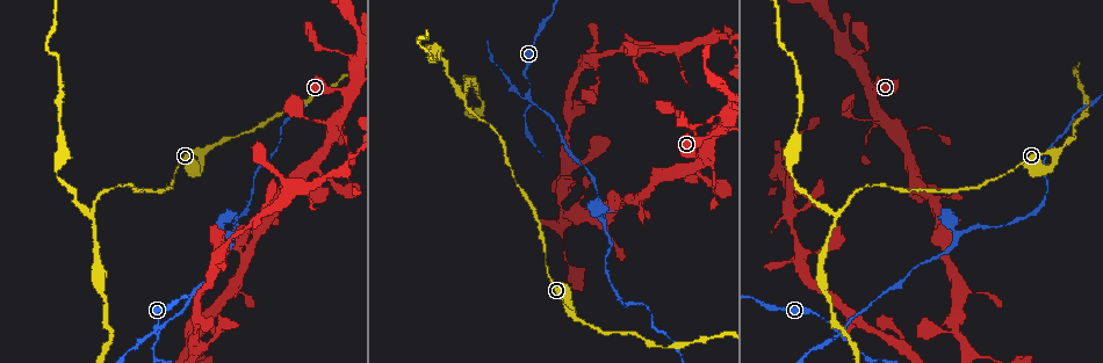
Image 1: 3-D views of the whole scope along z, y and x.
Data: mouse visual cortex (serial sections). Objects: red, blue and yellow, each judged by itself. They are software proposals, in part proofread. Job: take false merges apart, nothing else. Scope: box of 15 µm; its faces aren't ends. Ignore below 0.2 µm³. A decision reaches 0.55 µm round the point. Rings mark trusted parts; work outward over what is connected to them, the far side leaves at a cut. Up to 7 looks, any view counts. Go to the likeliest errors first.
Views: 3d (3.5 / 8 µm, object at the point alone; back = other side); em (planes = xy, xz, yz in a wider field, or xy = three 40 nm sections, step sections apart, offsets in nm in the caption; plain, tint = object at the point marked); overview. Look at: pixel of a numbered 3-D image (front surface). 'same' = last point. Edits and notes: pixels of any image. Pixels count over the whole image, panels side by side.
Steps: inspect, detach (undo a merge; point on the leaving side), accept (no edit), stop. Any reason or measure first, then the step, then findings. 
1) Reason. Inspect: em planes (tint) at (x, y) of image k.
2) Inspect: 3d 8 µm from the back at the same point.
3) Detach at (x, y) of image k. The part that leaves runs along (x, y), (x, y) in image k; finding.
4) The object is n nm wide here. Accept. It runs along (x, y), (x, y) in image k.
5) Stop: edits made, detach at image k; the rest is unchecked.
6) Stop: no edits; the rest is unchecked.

Abrupt turn. Inspect: 3d 3.5 µm at (157, 330) of image 1.

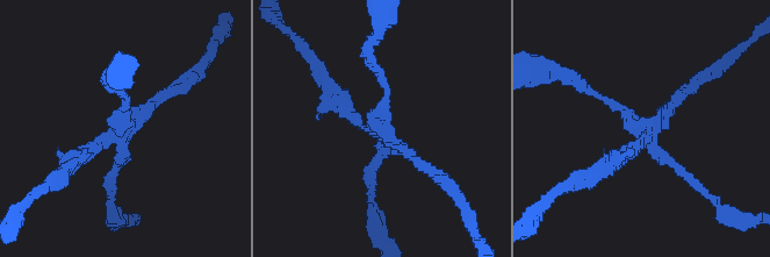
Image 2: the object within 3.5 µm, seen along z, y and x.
Need the tissue. Inspect: em xy step 5 (tint) at (384, 126) of image 2.

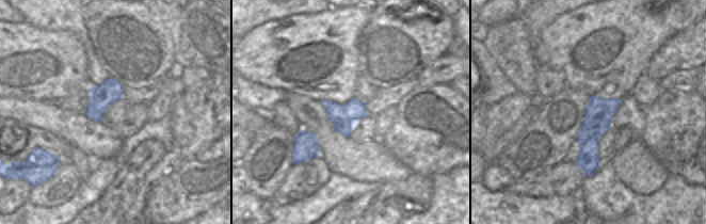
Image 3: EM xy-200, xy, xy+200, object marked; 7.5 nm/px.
Detach at (411, 155) of image 2. A second cell is stuck on.

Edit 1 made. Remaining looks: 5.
Three-way junction. Inspect: 3d 3.5 µm at (838, 212) of image 1.

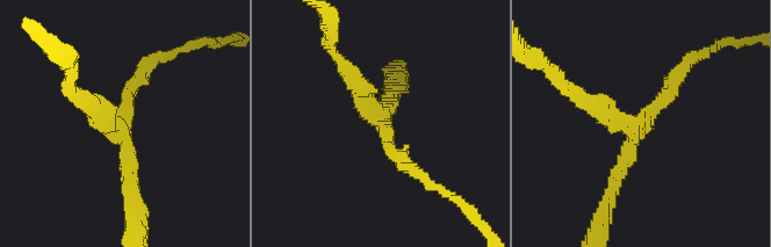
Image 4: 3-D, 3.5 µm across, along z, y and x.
3 arms meet here; the arms are 200, 200, 250 nm wide. Inspect: em xy step 3 (tint) at (124, 124) of image 4.

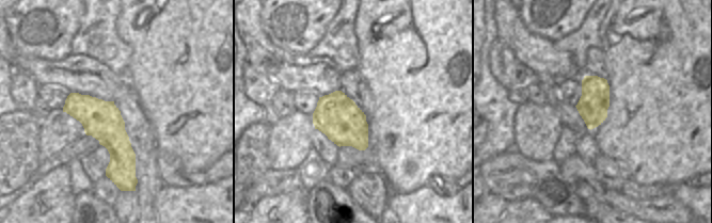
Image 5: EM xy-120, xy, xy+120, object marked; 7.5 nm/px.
Accept. Continuous, no second cell.

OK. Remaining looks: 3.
Calibre changes. Inspect: 3d 3.5 µm from the back at (336, 184) of image 1.

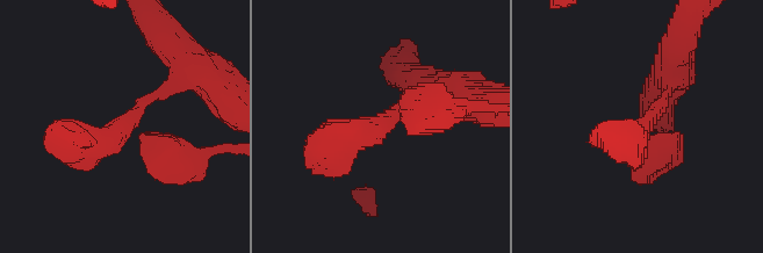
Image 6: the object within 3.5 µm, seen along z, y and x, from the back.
Inspect: em xy step 1 (tint) at (382, 125) of image 6.

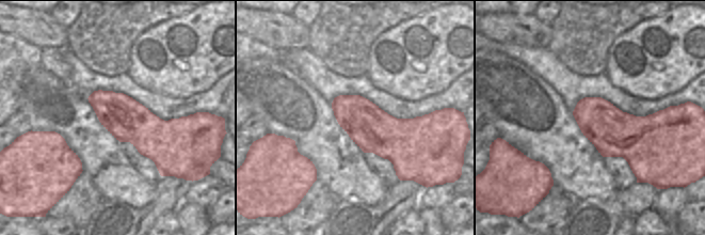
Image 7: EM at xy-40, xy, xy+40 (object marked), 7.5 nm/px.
Accept. It runs along (438, 95), (342, 137), (321, 158) in image 6; continuous, no second cell.

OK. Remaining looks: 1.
Stop: edits made, detach at image 2; the rest is unchecked.

